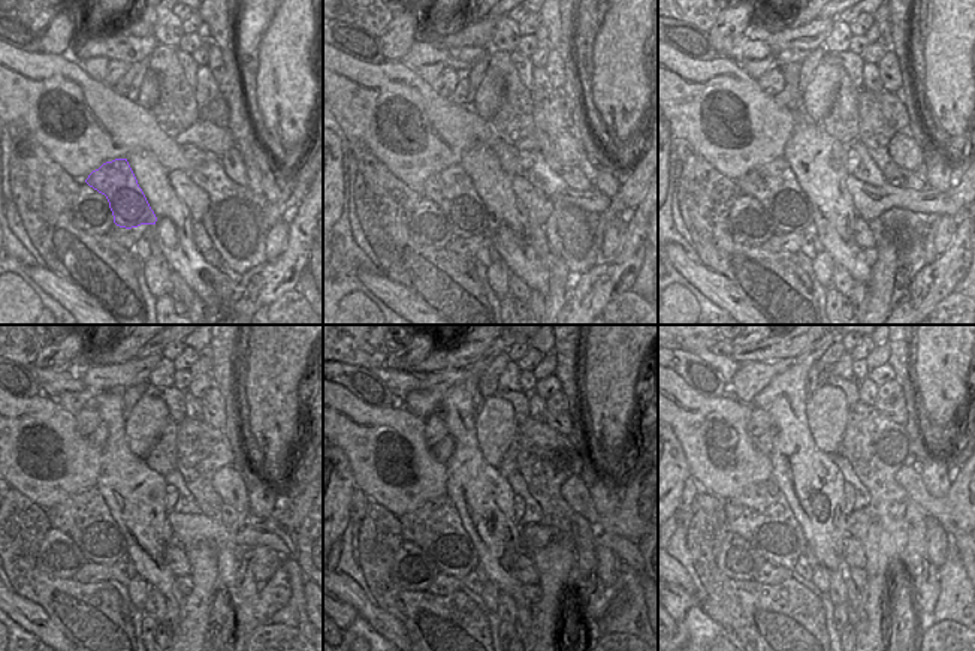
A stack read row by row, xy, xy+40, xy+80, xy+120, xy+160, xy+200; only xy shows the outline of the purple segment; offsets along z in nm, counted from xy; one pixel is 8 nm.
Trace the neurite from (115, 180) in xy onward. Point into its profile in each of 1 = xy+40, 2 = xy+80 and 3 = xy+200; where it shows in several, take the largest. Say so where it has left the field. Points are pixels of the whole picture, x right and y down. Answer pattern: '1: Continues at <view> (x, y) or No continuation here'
1: Continues at xy+40 (450, 189)
2: Continues at xy+80 (775, 186)
3: Continues at xy+200 (740, 527).

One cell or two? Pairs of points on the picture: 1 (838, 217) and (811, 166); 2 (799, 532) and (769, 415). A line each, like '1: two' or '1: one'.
1: one
2: one

